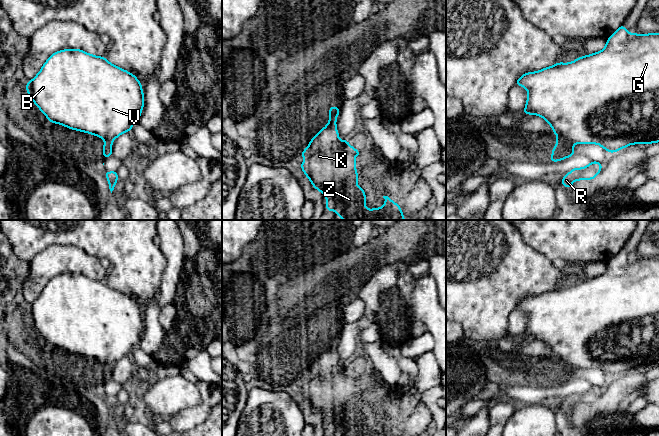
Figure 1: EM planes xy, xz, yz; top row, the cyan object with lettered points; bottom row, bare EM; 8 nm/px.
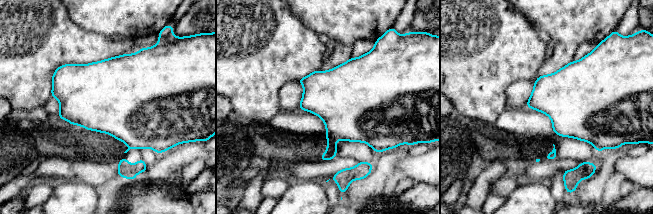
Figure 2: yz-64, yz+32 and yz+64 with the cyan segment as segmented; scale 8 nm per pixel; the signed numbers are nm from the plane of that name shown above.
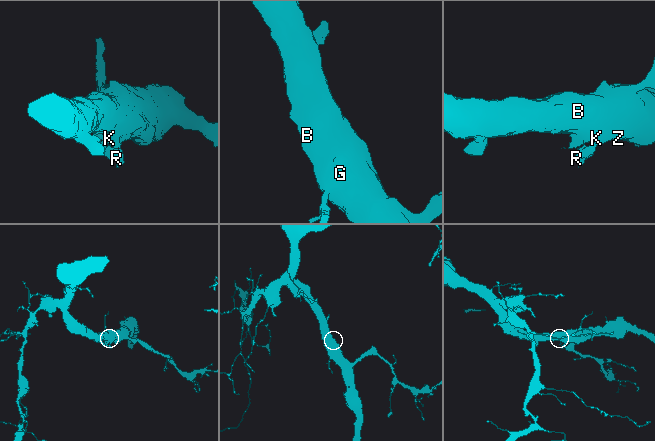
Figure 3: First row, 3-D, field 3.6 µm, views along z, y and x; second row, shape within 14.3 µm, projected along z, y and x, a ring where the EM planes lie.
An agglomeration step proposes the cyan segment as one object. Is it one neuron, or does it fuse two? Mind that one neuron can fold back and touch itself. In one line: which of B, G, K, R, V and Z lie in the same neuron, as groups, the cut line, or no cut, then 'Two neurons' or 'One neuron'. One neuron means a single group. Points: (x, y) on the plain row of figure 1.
Groups: B G K V Z / R. Split along yz (557, 357), (573, 367). Two neurons

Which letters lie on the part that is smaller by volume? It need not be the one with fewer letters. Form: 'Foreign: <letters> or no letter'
Foreign: R

